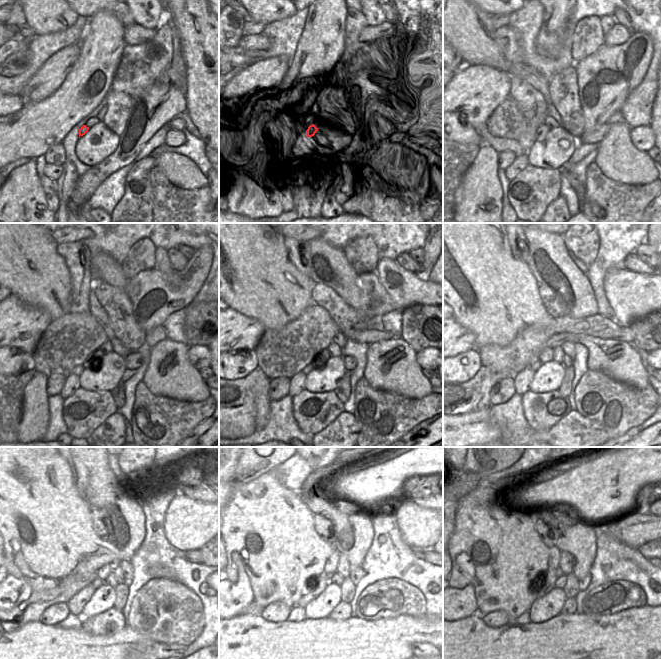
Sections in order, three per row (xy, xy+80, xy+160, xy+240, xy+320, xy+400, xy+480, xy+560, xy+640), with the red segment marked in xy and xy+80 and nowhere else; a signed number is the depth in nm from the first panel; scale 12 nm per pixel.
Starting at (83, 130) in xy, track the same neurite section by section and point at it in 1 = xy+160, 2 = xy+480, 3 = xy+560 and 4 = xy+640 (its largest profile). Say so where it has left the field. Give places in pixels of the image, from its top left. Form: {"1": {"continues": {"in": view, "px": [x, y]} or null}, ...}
{"1": {"continues": {"in": "xy+160", "px": [540, 134]}}, "2": {"continues": {"in": "xy+480", "px": [105, 570]}}, "3": {"continues": {"in": "xy+560", "px": [331, 565]}}, "4": {"continues": {"in": "xy+640", "px": [553, 561]}}}

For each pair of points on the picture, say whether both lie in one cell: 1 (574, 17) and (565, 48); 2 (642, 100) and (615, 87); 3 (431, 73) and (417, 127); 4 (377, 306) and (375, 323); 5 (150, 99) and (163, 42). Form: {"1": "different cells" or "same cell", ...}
{"1": "different cells", "2": "different cells", "3": "different cells", "4": "different cells", "5": "different cells"}

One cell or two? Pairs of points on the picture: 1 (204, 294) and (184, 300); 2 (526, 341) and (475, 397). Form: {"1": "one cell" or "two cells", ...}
{"1": "two cells", "2": "two cells"}

